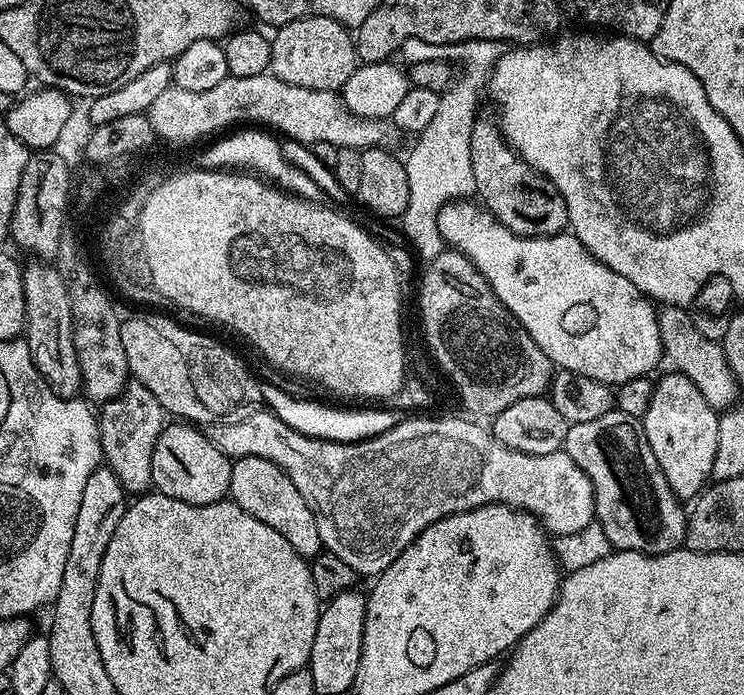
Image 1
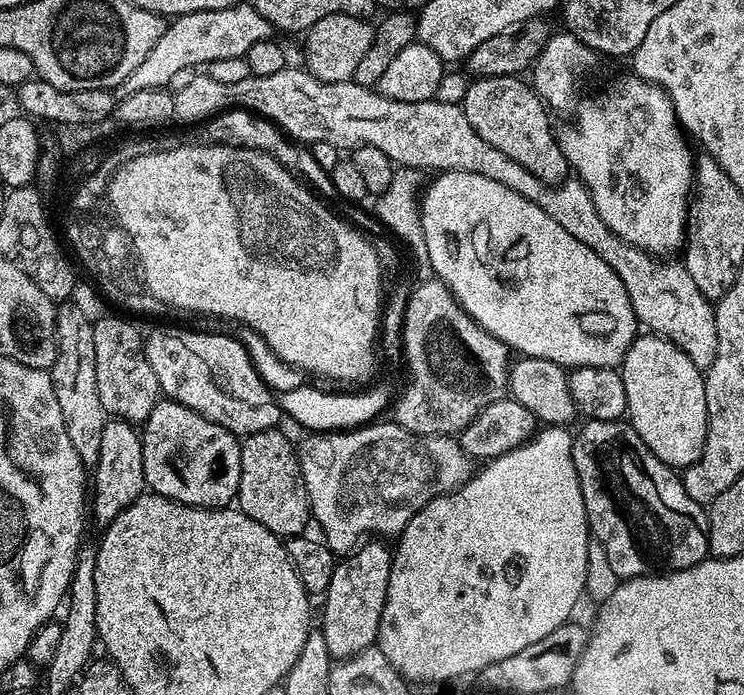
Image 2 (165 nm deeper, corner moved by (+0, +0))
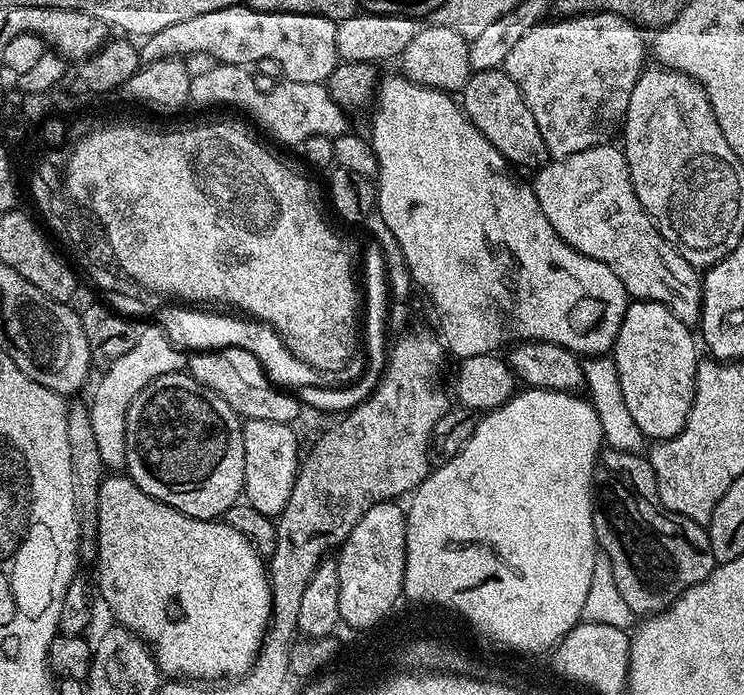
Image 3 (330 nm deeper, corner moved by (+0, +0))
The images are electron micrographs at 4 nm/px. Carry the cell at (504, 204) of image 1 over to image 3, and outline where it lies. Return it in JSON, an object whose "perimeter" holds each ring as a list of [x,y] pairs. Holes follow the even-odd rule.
{"perimeter":[[[500,68],[484,72],[473,71],[462,89],[462,107],[468,120],[508,161],[509,165],[521,164],[524,168],[539,169],[550,157],[542,134],[538,134],[538,122],[530,114],[530,106],[522,98],[522,90]]]}

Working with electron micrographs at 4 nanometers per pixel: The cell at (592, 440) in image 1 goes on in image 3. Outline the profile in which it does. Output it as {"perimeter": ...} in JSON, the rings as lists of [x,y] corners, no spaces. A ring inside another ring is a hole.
{"perimeter":[[[605,447],[596,460],[592,483],[599,551],[610,558],[618,594],[637,617],[665,612],[690,586],[698,586],[716,569],[707,527],[662,506],[654,470],[643,455]]]}

